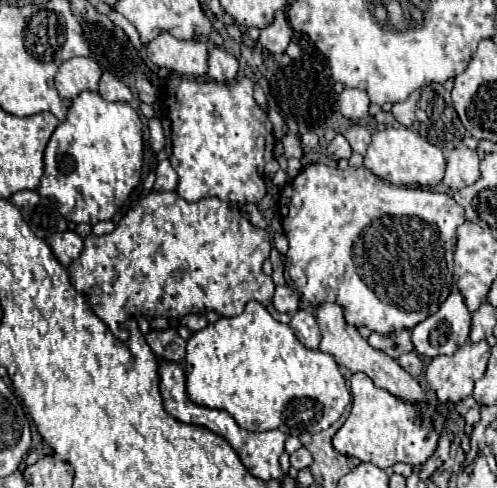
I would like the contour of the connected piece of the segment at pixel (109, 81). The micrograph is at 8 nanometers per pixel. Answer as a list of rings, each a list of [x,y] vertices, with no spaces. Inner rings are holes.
[[[103,73],[101,81],[99,81],[99,95],[105,101],[125,101],[131,103],[133,95],[129,91],[127,85],[123,85],[117,77],[113,77],[111,73]]]

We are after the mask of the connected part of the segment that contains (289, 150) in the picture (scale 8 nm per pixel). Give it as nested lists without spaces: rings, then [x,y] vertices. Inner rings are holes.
[[[286,135],[282,137],[281,143],[283,144],[284,156],[287,159],[290,158],[298,158],[300,159],[303,156],[303,151],[300,145],[299,137],[290,137],[290,135]]]

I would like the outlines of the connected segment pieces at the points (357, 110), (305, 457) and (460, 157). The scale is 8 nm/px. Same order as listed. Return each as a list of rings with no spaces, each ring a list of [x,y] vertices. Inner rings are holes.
[[[345,89],[339,95],[339,111],[345,119],[353,119],[353,121],[367,117],[367,111],[369,111],[367,93],[361,89]]]
[[[305,447],[291,453],[291,467],[295,467],[295,469],[307,469],[311,465],[311,461],[313,461],[313,457]]]
[[[457,147],[447,157],[447,171],[443,183],[457,191],[467,185],[473,185],[479,179],[479,155],[475,149]]]

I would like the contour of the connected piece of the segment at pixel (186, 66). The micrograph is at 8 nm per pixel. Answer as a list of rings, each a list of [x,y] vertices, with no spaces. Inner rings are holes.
[[[161,33],[149,43],[147,57],[157,67],[167,67],[179,75],[203,77],[207,73],[207,45],[199,39],[179,41],[169,33]]]

